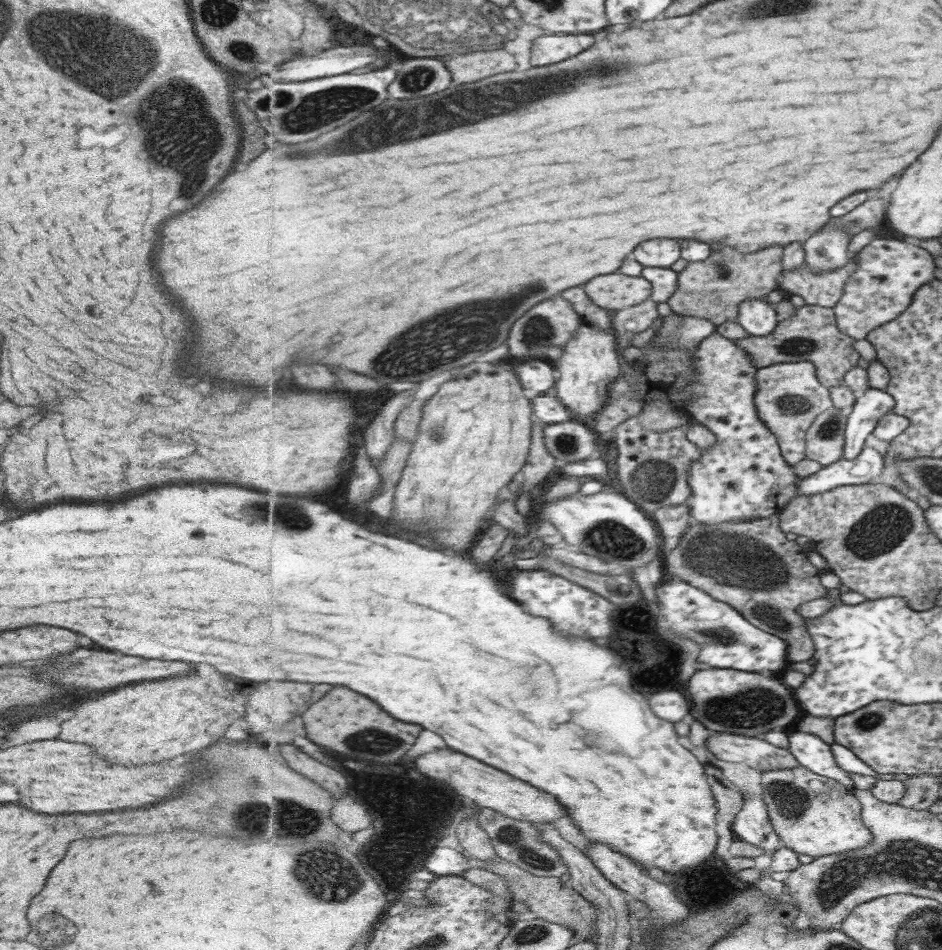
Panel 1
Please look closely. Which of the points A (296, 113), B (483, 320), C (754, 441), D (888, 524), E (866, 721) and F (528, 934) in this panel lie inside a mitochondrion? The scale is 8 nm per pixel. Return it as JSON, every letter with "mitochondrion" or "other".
{"A":"mitochondrion","B":"mitochondrion","C":"other","D":"mitochondrion","E":"mitochondrion","F":"mitochondrion"}

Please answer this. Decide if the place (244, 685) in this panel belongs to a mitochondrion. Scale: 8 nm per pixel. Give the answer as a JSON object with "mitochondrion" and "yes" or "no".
{"mitochondrion":"no"}

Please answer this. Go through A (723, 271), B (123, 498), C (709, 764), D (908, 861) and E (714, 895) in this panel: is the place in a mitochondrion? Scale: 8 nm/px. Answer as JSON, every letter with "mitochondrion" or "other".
{"A":"mitochondrion","B":"other","C":"other","D":"mitochondrion","E":"other"}

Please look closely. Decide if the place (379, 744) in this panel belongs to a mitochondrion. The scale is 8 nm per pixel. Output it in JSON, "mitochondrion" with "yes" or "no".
{"mitochondrion":"yes"}

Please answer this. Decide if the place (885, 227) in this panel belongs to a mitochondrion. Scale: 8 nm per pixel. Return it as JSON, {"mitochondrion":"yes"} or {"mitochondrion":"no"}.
{"mitochondrion":"no"}

